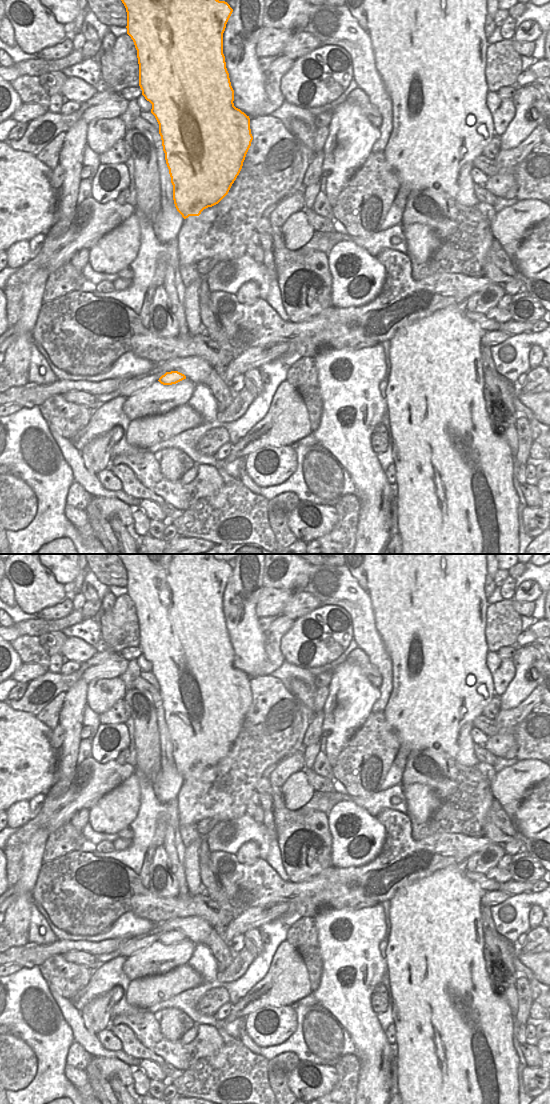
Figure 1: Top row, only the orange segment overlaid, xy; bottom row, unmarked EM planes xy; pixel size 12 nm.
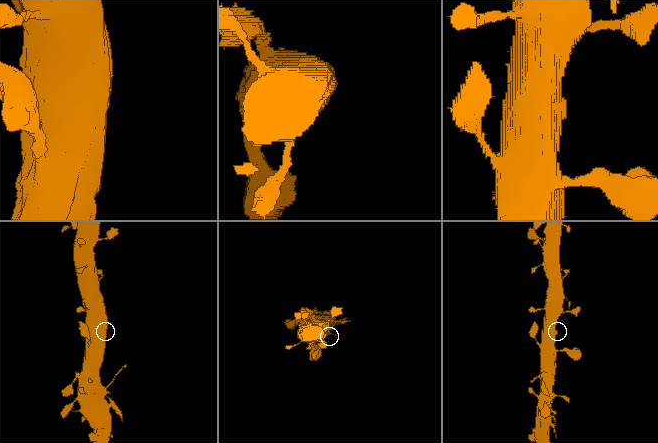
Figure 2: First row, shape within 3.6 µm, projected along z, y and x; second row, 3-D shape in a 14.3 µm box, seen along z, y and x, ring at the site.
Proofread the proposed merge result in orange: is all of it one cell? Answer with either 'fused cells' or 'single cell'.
single cell

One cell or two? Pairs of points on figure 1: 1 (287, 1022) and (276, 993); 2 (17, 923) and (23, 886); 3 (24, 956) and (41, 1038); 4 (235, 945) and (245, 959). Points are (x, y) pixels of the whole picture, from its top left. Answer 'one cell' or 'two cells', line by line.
1: two cells
2: one cell
3: two cells
4: two cells

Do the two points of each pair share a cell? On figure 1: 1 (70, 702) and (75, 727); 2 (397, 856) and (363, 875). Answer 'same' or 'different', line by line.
1: same
2: same

